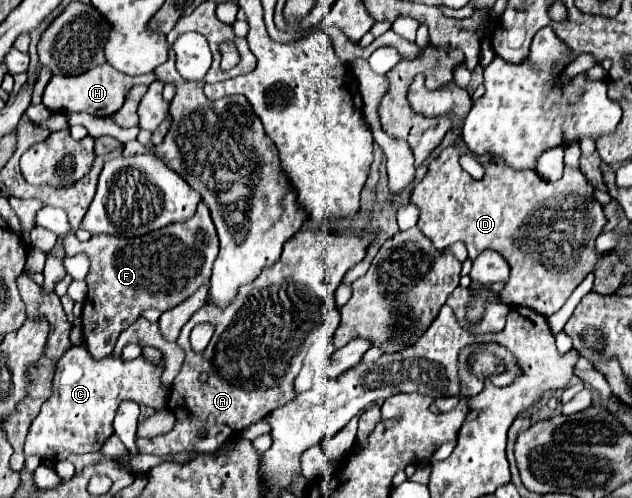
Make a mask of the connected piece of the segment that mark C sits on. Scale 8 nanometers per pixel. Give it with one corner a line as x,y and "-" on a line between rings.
72,346
58,362
56,376
54,376
54,390
52,396
46,400
42,406
40,414
34,418
30,432
26,436
24,444
24,454
26,456
38,456
40,460
60,460
67,458
70,454
86,454
98,452
102,444
114,434
112,430
112,420
116,414
116,408
122,400
132,398
138,404
152,406
156,410
162,410
168,402
168,390
162,388
160,384
160,372
162,372
162,362
158,366
152,366
144,362
142,358
136,360
120,360
120,358
104,358
104,360
92,360
90,352
84,346

